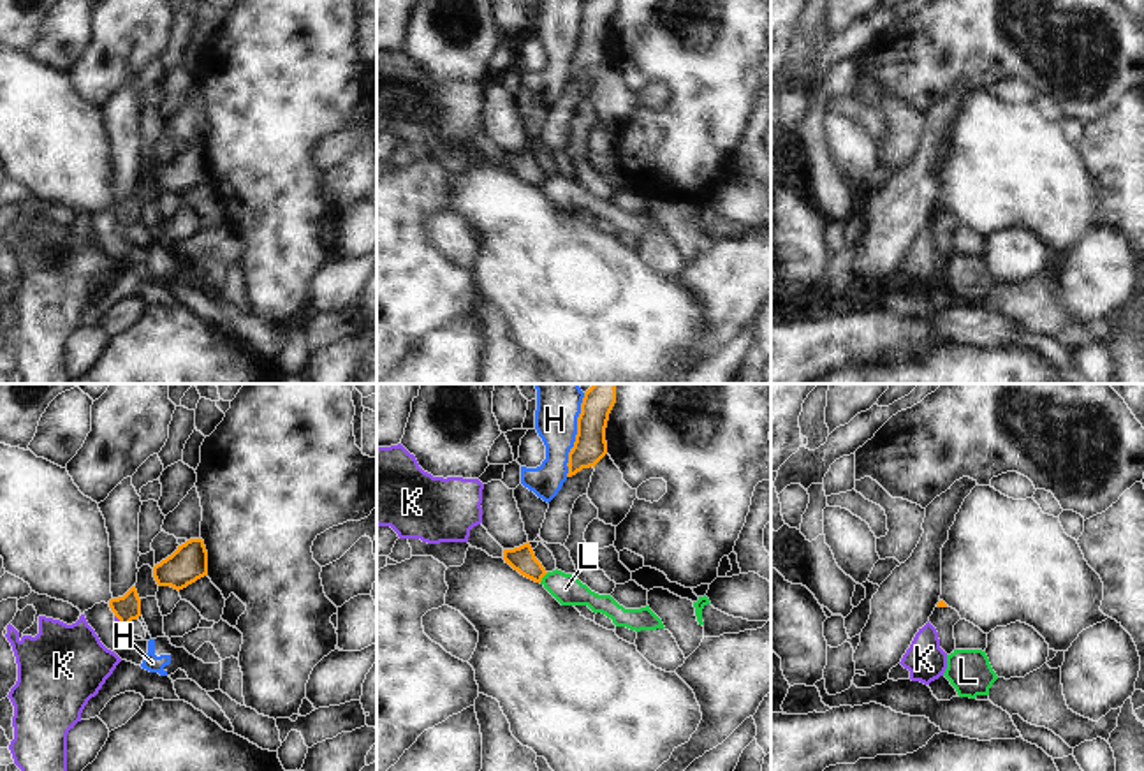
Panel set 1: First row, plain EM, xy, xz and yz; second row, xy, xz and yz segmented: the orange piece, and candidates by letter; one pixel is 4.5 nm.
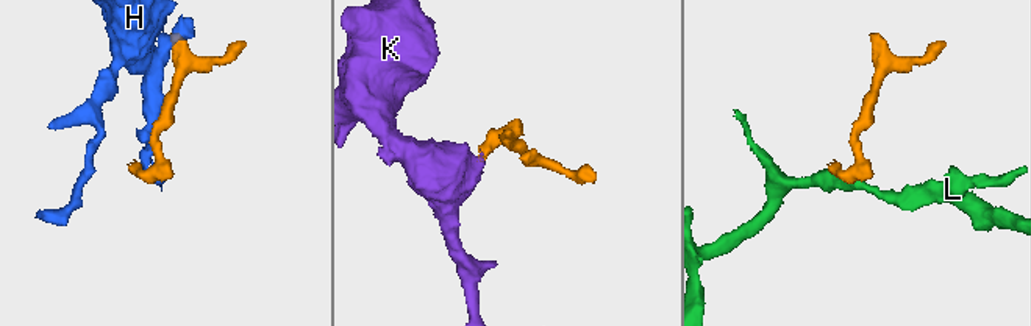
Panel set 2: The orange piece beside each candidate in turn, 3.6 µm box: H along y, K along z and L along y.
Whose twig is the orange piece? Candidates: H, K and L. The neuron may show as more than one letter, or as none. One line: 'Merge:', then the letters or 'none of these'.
Merge: K

